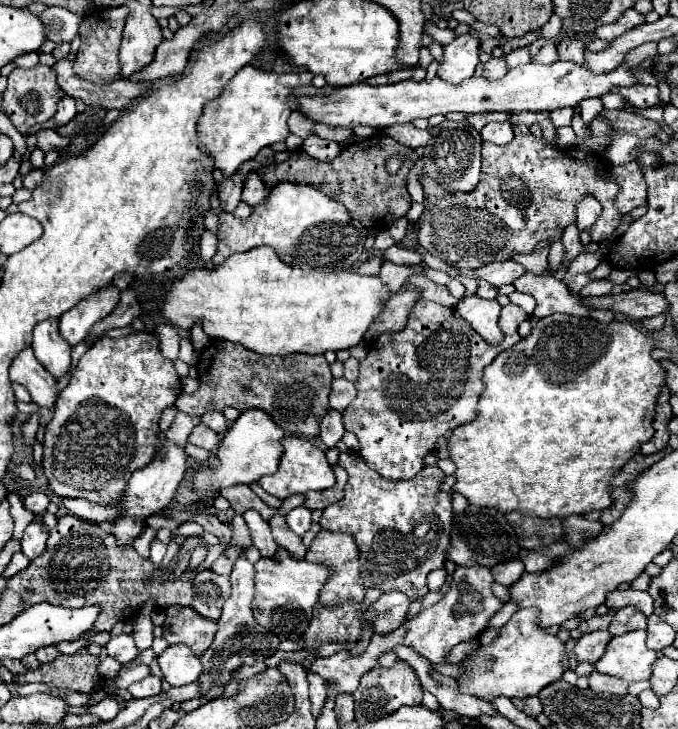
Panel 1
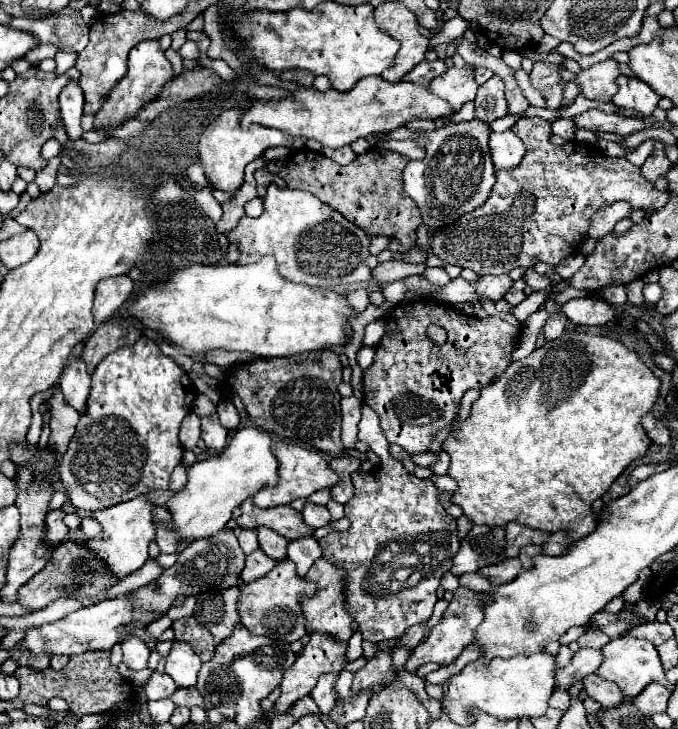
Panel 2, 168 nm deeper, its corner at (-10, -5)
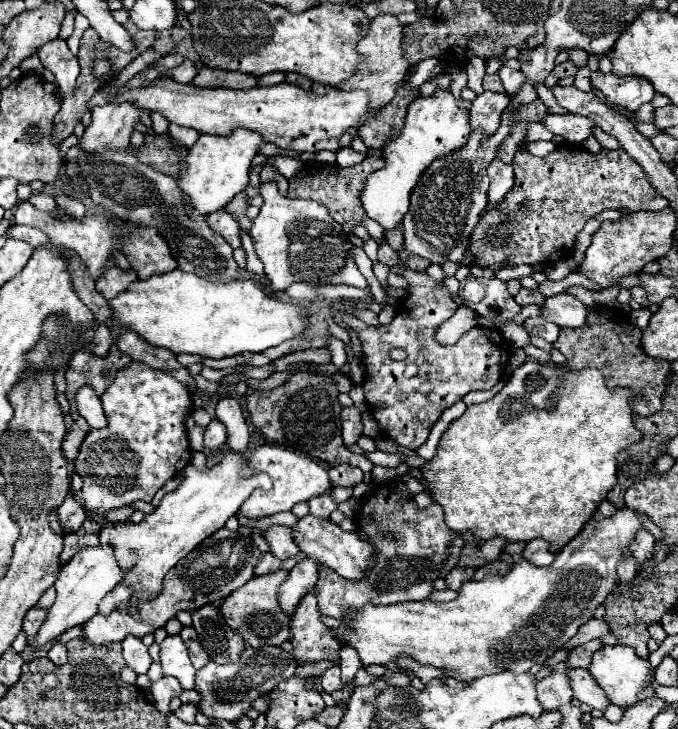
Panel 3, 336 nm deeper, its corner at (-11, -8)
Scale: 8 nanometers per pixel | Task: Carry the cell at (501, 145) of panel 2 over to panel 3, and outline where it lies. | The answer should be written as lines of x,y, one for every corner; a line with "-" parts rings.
498,158
490,164
488,168
488,178
490,178
490,186
488,186
488,206
486,212
496,208
504,196
508,194
508,190
514,186
514,176
512,176
512,166
504,166

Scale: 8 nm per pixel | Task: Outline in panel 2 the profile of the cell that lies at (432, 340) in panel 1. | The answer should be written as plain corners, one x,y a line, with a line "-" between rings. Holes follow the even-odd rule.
405,301
393,309
387,317
387,329
379,345
375,347
375,361
369,369
363,371
363,403
369,405
381,419
383,435
389,443
403,447
409,455
427,453
435,435
453,423
459,411
459,401
469,389
483,389
495,377
511,365
511,355
519,343
521,327
501,321
497,317
477,319
469,317
449,305
437,305
433,301
-
439,325
447,331
447,341
437,345
429,339
427,329

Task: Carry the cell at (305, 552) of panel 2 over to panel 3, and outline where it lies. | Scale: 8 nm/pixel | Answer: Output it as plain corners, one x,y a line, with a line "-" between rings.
312,558
300,560
288,572
286,580
278,586
278,604
288,618
294,616
300,600
316,586
316,580
318,580
318,564

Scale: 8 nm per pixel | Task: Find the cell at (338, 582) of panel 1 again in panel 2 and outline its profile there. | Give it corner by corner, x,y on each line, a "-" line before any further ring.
325,557
317,559
313,563
313,567
307,571
305,579
315,581
319,587
319,593
313,599
305,599
303,601
303,613
307,617
307,629
319,629
325,633
331,633
335,637
339,637
339,641
347,641
353,635
353,617
347,611
347,603
345,603
345,583
347,583
347,573
345,569
339,569
339,565
329,563

